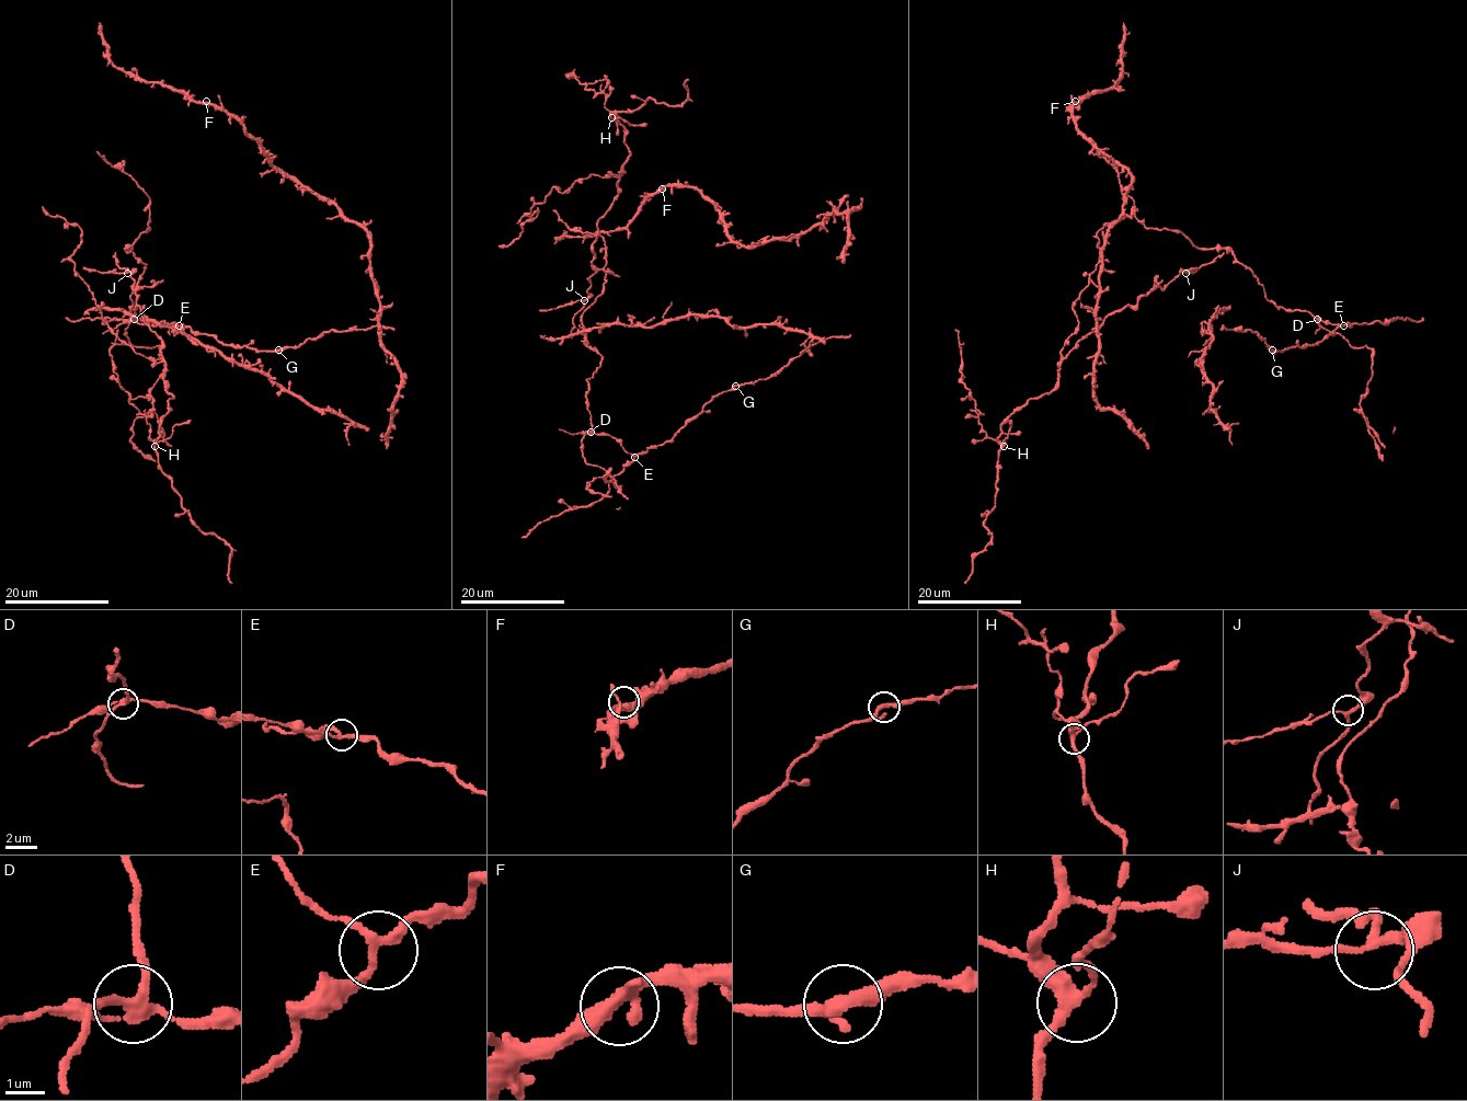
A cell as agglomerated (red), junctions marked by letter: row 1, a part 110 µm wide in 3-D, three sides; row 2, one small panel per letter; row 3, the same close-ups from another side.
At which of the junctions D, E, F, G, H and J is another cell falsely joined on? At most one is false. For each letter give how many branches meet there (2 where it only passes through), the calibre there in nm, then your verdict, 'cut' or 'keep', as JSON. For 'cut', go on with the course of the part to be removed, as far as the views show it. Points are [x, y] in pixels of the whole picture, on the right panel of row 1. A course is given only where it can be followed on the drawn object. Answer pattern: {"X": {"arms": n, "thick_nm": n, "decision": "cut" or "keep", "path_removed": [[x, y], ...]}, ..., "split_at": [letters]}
{"D": {"arms": 3, "thick_nm": 240, "decision": "cut", "path_removed": [[1317, 319], [1276, 307], [1225, 249], [1200, 249], [1178, 231], [1146, 228], [1114, 168], [1096, 152]]}, "E": {"arms": 3, "thick_nm": 220, "decision": "keep"}, "F": {"arms": 3, "thick_nm": 360, "decision": "keep"}, "G": {"arms": 3, "thick_nm": 260, "decision": "keep"}, "H": {"arms": 3, "thick_nm": 280, "decision": "keep"}, "J": {"arms": 3, "thick_nm": 200, "decision": "keep"}, "split_at": ["D"]}

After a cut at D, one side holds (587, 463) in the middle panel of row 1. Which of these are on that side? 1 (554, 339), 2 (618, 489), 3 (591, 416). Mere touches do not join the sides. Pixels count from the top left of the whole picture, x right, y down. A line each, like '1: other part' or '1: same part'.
1: other part
2: same part
3: same part

